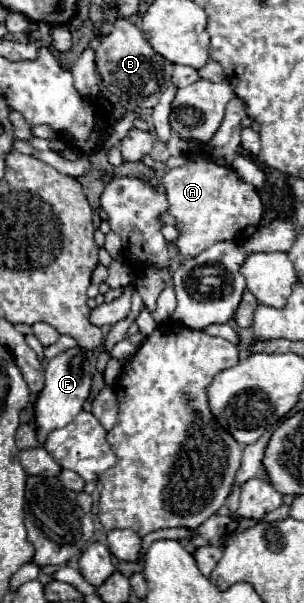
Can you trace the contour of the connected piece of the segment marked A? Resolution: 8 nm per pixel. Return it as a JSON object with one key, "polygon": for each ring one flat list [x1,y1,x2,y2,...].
{"polygon":[[192,154,190,162,186,166,168,170,162,178,162,186,164,186,166,198,168,198,168,214,176,220,176,228,180,232,180,236,172,242,172,246,182,260,190,260,190,258,198,256,200,252,204,252,206,248,210,248,216,242,224,242,224,240,240,242,242,236,252,236,258,230,260,220,264,216,264,206,262,206,262,200,260,200,256,188,252,184,240,180,232,168,218,166,204,154]]}

